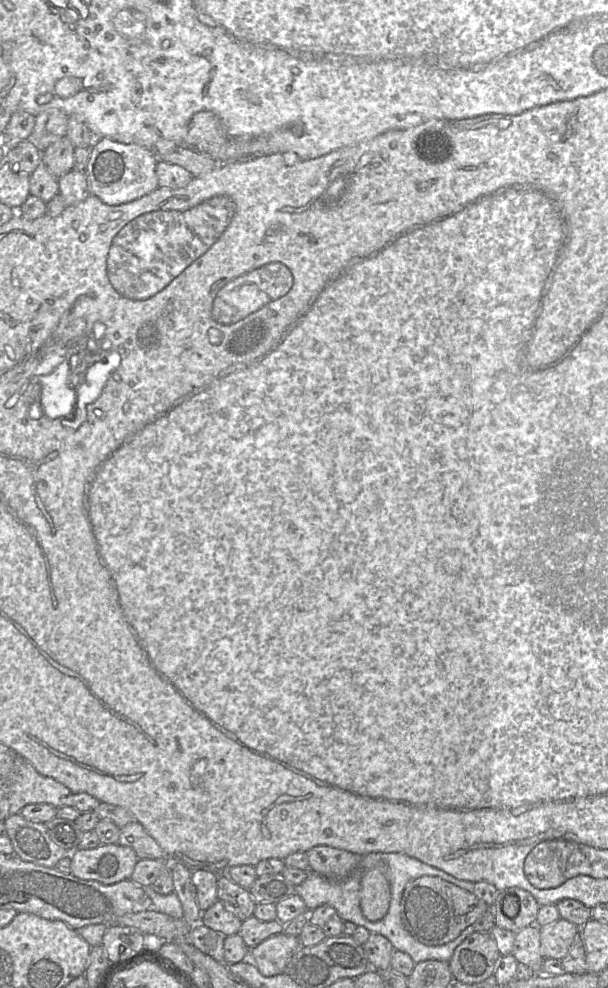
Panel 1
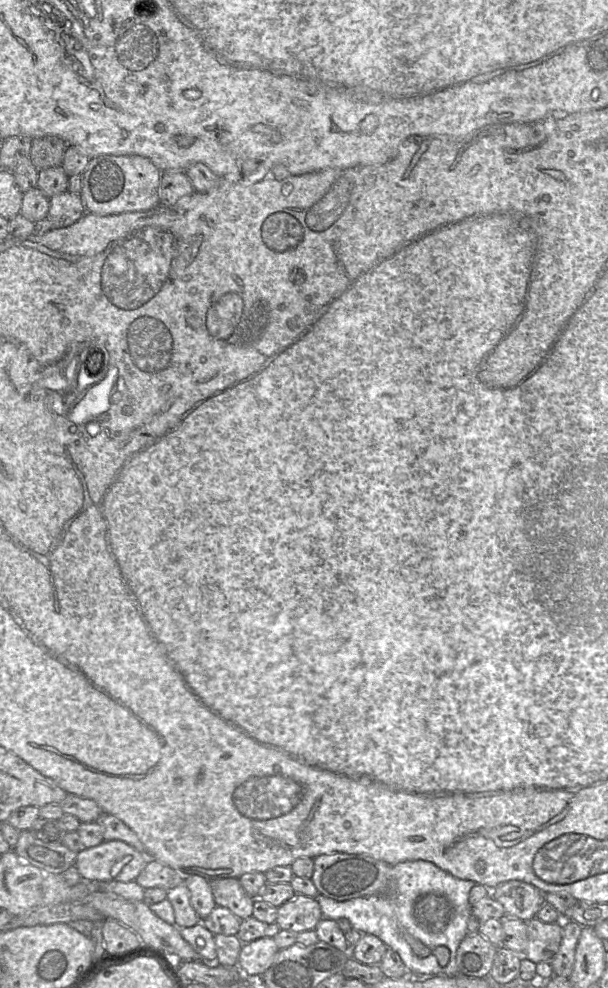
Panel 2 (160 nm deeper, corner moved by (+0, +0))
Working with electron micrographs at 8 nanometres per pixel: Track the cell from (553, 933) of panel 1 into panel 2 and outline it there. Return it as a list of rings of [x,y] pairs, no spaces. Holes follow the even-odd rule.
[[[536,917],[526,922],[528,946],[524,957],[531,962],[551,962],[562,940],[562,923],[547,924]]]

